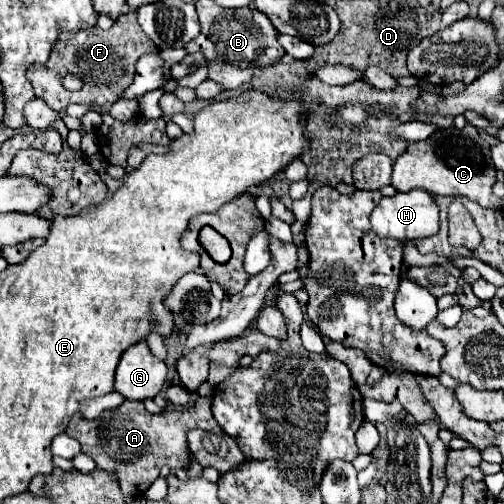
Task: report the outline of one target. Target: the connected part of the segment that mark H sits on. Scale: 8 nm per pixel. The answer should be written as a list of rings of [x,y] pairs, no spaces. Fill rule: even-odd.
[[[413,189],[409,193],[395,193],[393,197],[383,197],[371,213],[371,229],[377,237],[389,237],[397,241],[415,241],[431,237],[439,231],[439,207],[425,189]]]

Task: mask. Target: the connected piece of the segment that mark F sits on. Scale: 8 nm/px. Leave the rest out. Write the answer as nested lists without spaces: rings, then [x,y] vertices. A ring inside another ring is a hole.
[[[129,11],[107,31],[91,27],[77,31],[75,35],[61,37],[51,51],[49,61],[45,65],[33,65],[27,71],[27,77],[33,83],[35,95],[43,99],[53,111],[63,111],[69,103],[99,105],[103,109],[109,109],[123,95],[123,55],[143,55],[153,53],[155,49],[155,43],[139,27],[137,13]],[[71,65],[77,65],[75,69],[81,69],[75,71],[75,75],[83,79],[83,87],[79,91],[69,91],[63,87],[63,77],[71,75]]]

